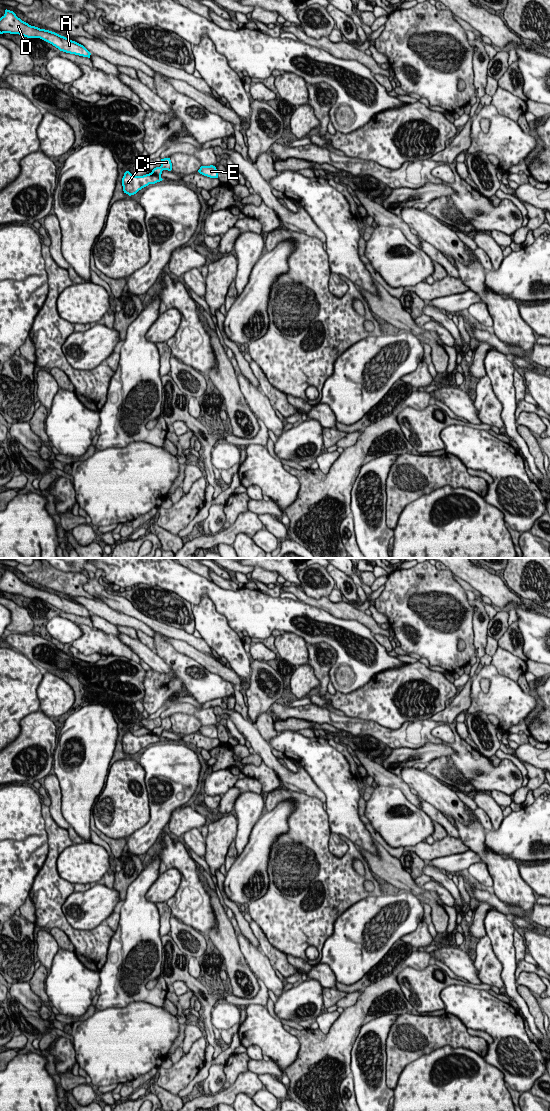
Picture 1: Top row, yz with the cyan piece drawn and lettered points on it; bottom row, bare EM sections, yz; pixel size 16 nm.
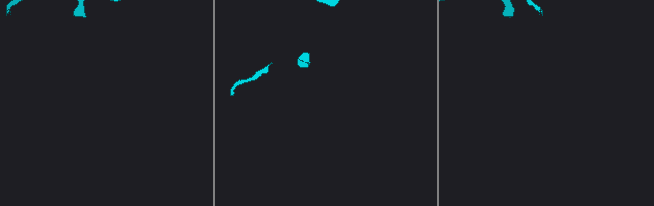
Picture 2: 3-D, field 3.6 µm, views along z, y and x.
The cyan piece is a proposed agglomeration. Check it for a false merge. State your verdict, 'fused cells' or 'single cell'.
fused cells

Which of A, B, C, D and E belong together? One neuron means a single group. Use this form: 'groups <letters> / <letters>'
groups A B D E / C

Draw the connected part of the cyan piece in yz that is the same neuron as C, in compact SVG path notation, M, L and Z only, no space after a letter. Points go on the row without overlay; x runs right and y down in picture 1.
M126 731L122 738L123 751L131 756L149 744L155 744L162 740L161 737L154 735L152 732L143 736L135 736L129 731Z

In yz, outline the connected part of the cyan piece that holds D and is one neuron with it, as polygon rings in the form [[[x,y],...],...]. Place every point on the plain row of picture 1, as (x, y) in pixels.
[[[5,570],[0,578],[0,594],[19,594],[27,598],[40,598],[60,611],[90,618],[91,613],[81,604],[55,592],[31,586],[16,576],[13,571]]]

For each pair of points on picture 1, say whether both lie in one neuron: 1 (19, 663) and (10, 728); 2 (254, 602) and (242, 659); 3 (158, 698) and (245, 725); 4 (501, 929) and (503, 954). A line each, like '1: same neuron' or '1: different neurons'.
1: same neuron
2: different neurons
3: different neurons
4: same neuron

